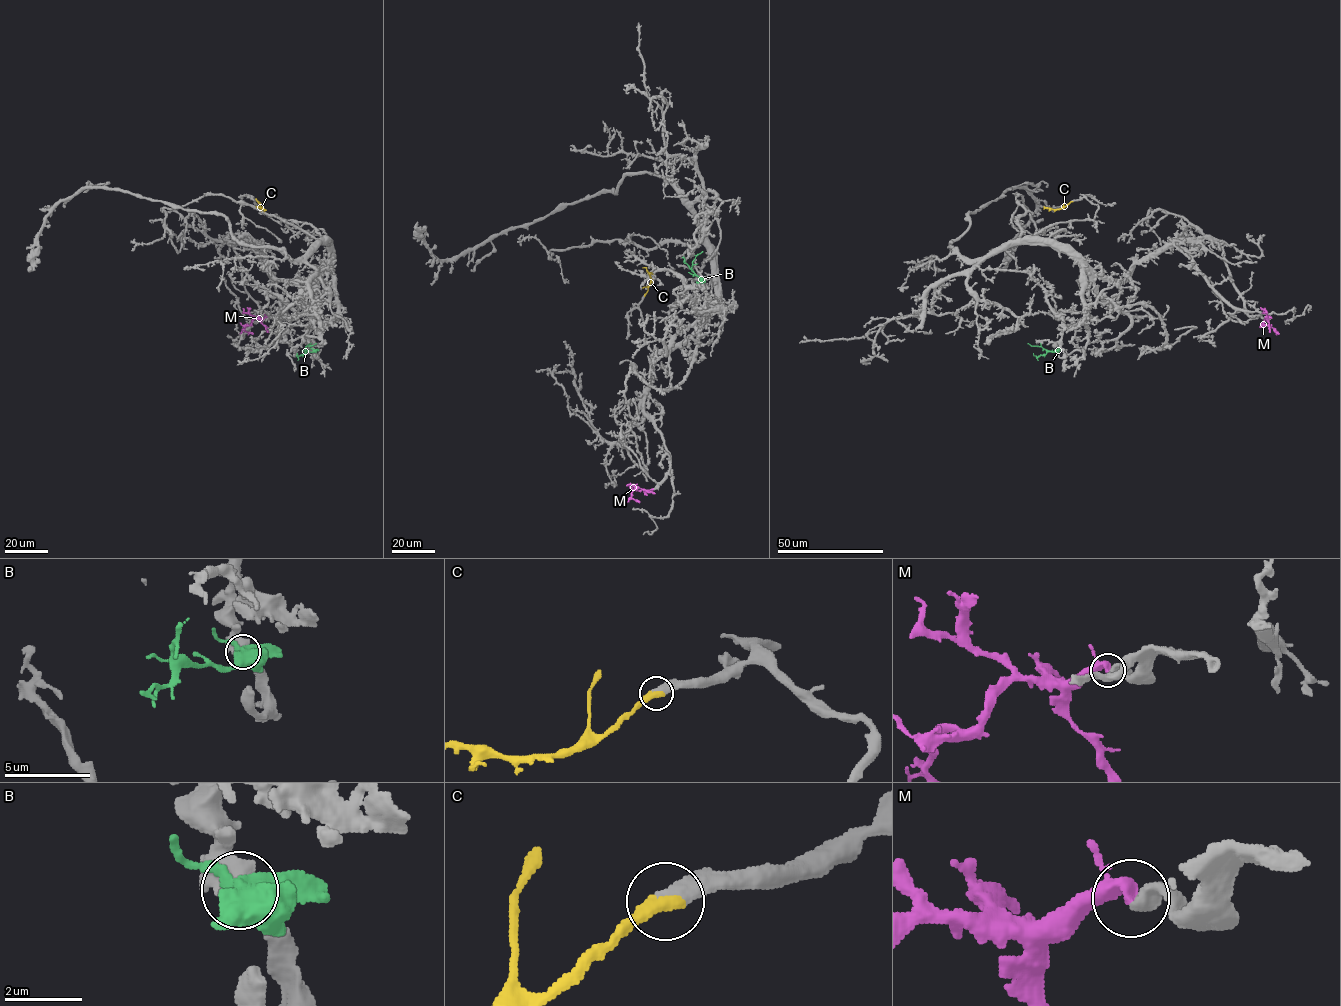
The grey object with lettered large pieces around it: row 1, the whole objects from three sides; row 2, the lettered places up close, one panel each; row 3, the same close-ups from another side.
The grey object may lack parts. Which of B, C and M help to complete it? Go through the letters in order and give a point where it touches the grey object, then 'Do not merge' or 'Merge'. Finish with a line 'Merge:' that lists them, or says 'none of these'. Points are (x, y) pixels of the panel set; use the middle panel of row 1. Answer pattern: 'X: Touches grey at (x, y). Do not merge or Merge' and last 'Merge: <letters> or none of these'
B: Touches grey at (700, 281). Do not merge
C: Touches grey at (644, 295). Merge
M: Touches grey at (653, 489). Merge
Merge: C, M

